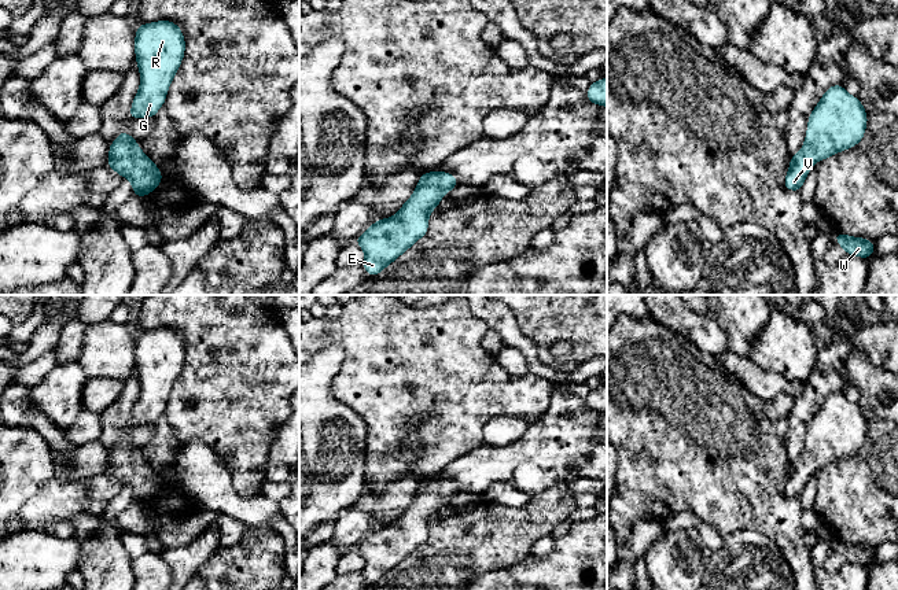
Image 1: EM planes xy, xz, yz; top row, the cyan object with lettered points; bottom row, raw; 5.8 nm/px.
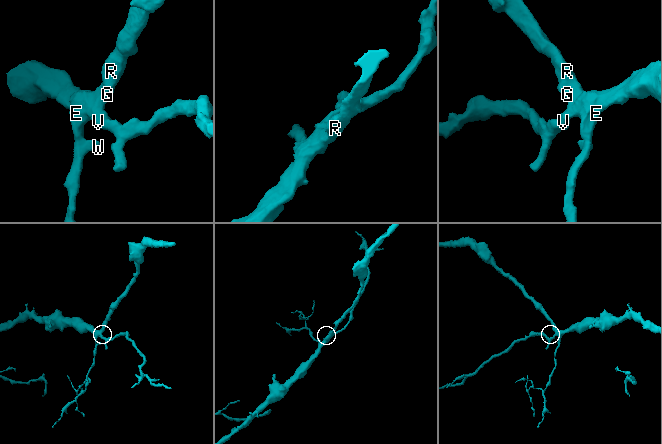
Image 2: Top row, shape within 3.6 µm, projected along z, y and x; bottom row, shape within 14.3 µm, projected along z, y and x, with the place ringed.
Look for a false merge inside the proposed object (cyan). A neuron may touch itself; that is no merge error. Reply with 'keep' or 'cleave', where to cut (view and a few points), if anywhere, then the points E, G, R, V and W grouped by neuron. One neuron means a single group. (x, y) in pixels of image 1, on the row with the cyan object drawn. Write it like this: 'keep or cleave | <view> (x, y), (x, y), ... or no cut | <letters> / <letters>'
keep | no cut | E G R V W

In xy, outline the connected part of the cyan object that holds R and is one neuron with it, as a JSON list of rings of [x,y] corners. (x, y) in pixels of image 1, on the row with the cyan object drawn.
[[[168,19],[136,26],[135,56],[140,73],[129,119],[154,118],[185,55],[185,36]]]

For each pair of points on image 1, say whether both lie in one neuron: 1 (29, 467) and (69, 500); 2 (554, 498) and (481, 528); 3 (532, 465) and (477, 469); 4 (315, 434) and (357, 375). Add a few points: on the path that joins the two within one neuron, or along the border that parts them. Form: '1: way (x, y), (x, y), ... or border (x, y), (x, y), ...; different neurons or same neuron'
1: border (54, 476), (24, 504); different neurons
2: way (536, 516), (525, 517), (514, 528), (499, 528); same neuron
3: way (518, 465), (490, 465); same neuron
4: border (338, 369), (332, 380), (332, 394), (364, 420); different neurons

